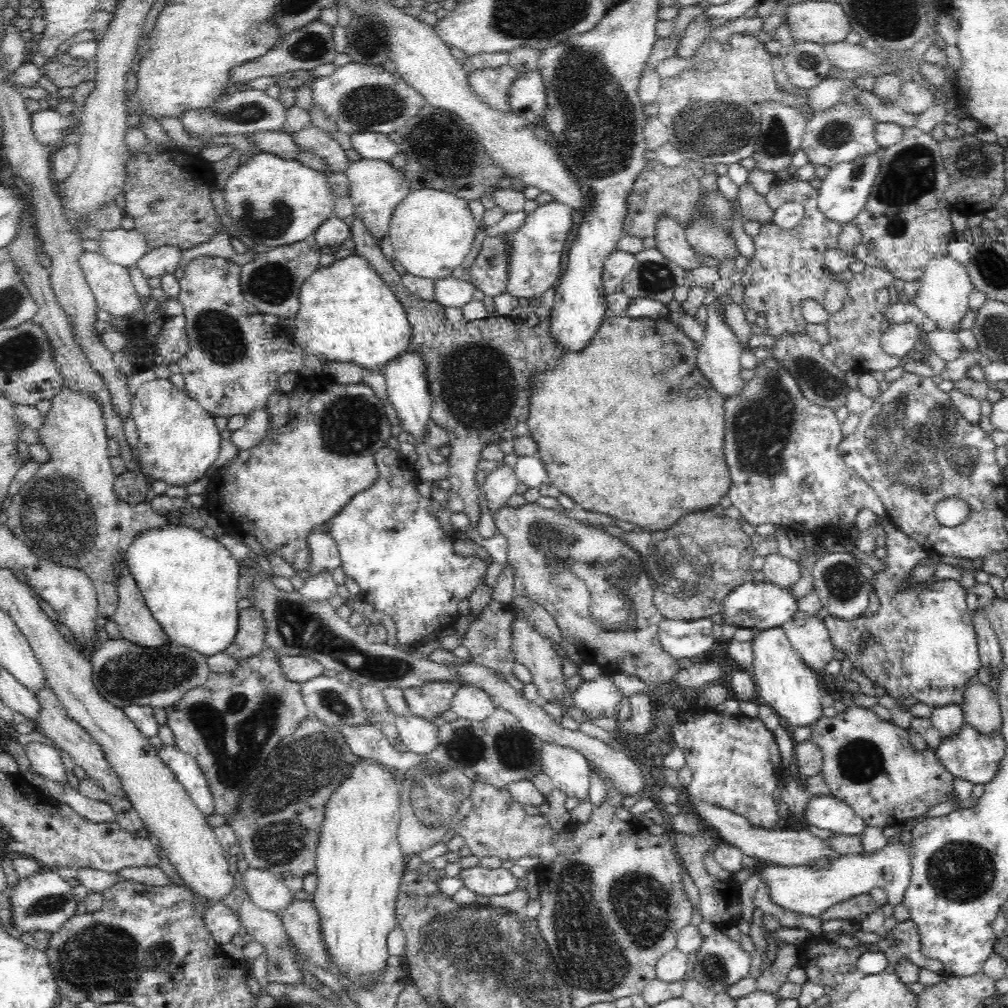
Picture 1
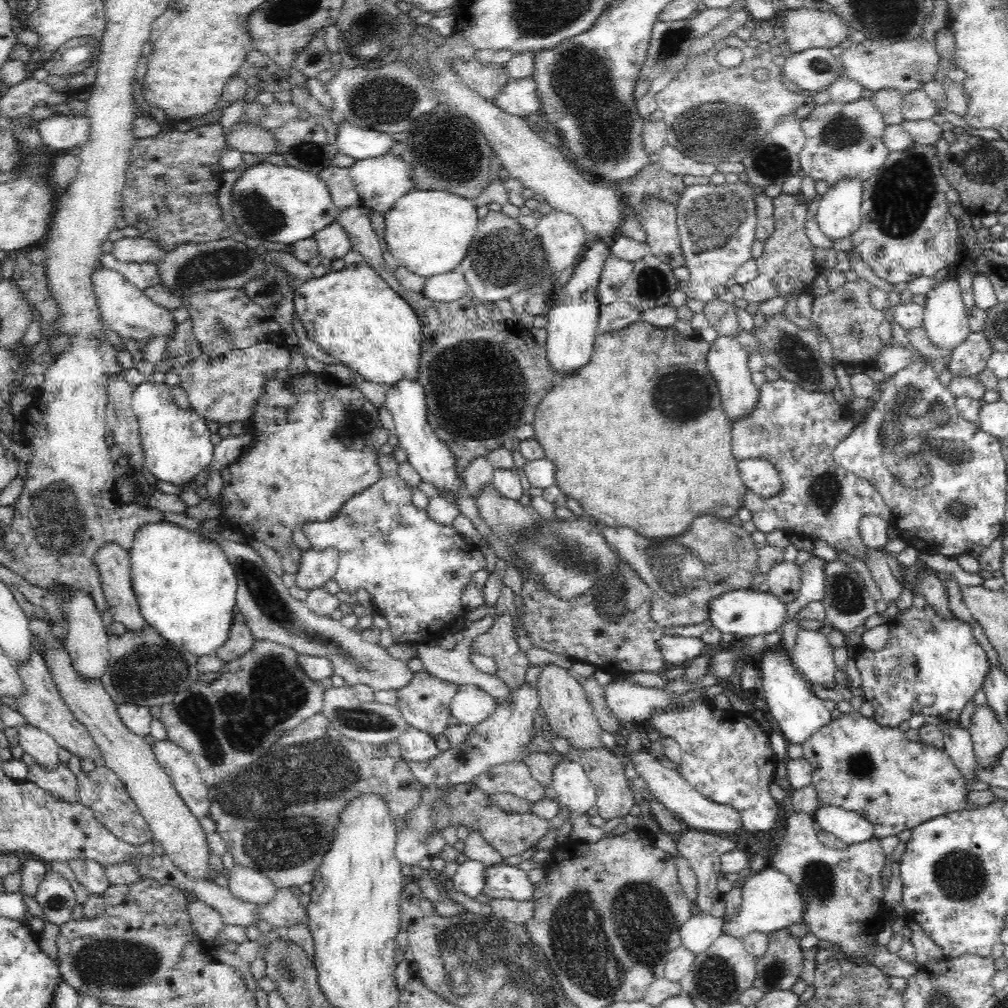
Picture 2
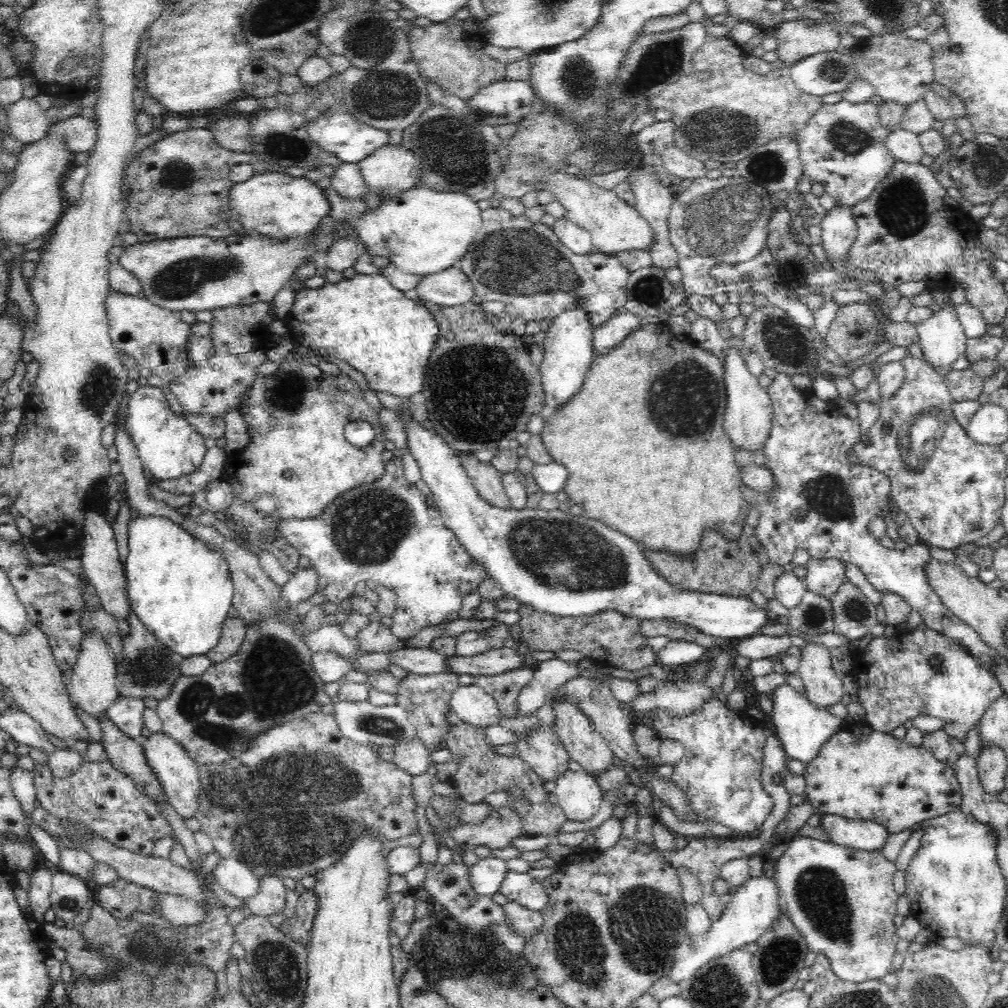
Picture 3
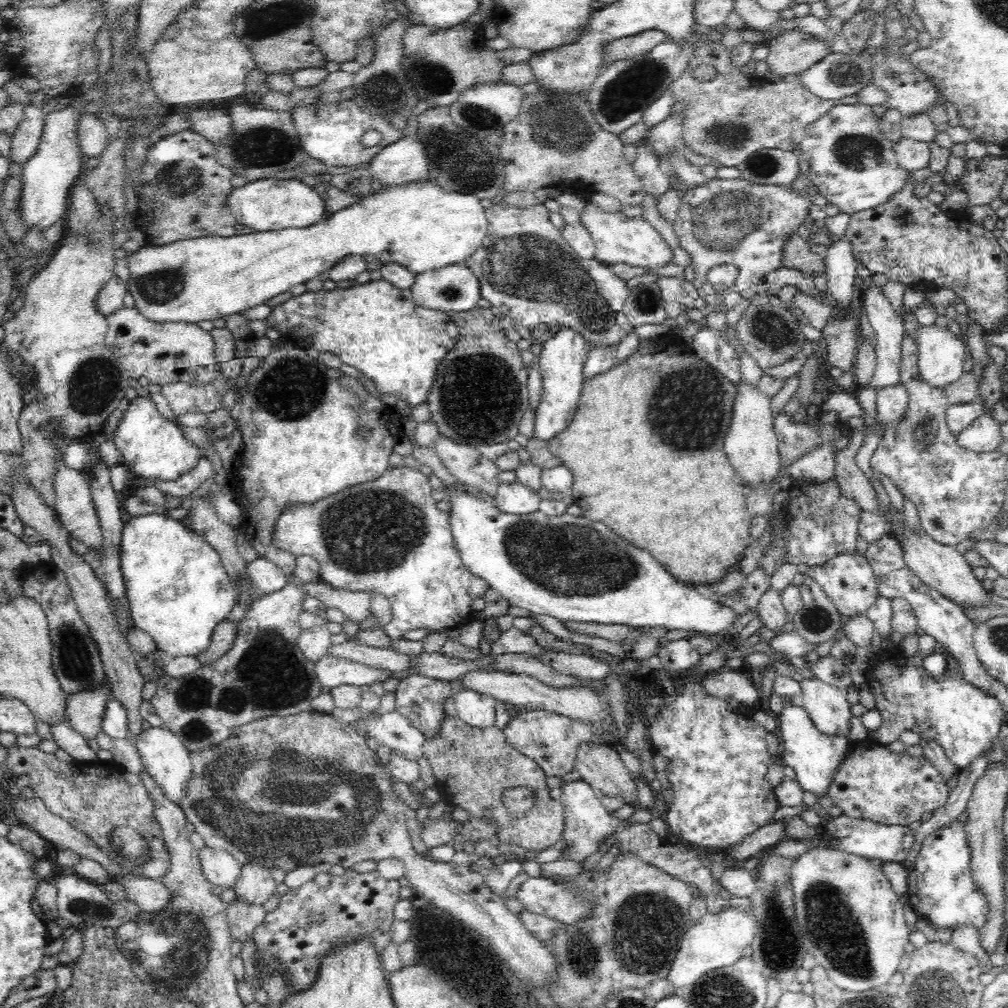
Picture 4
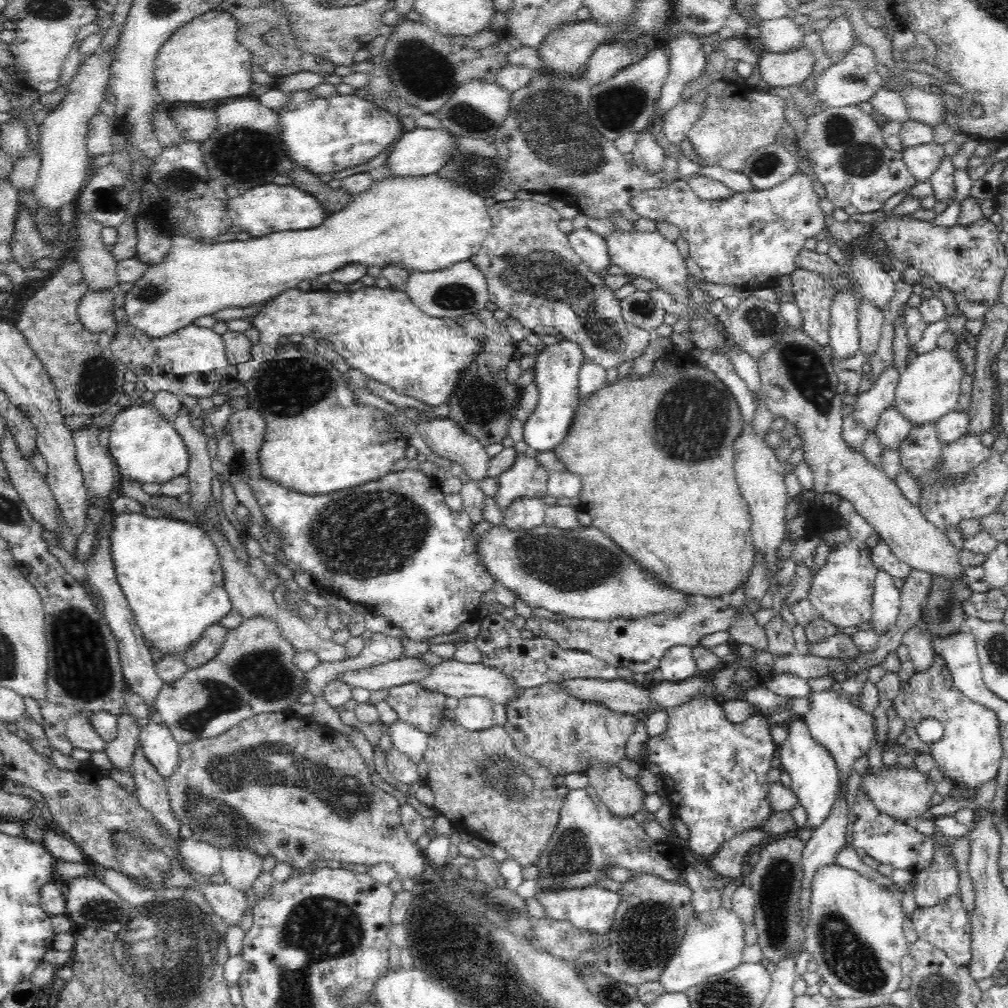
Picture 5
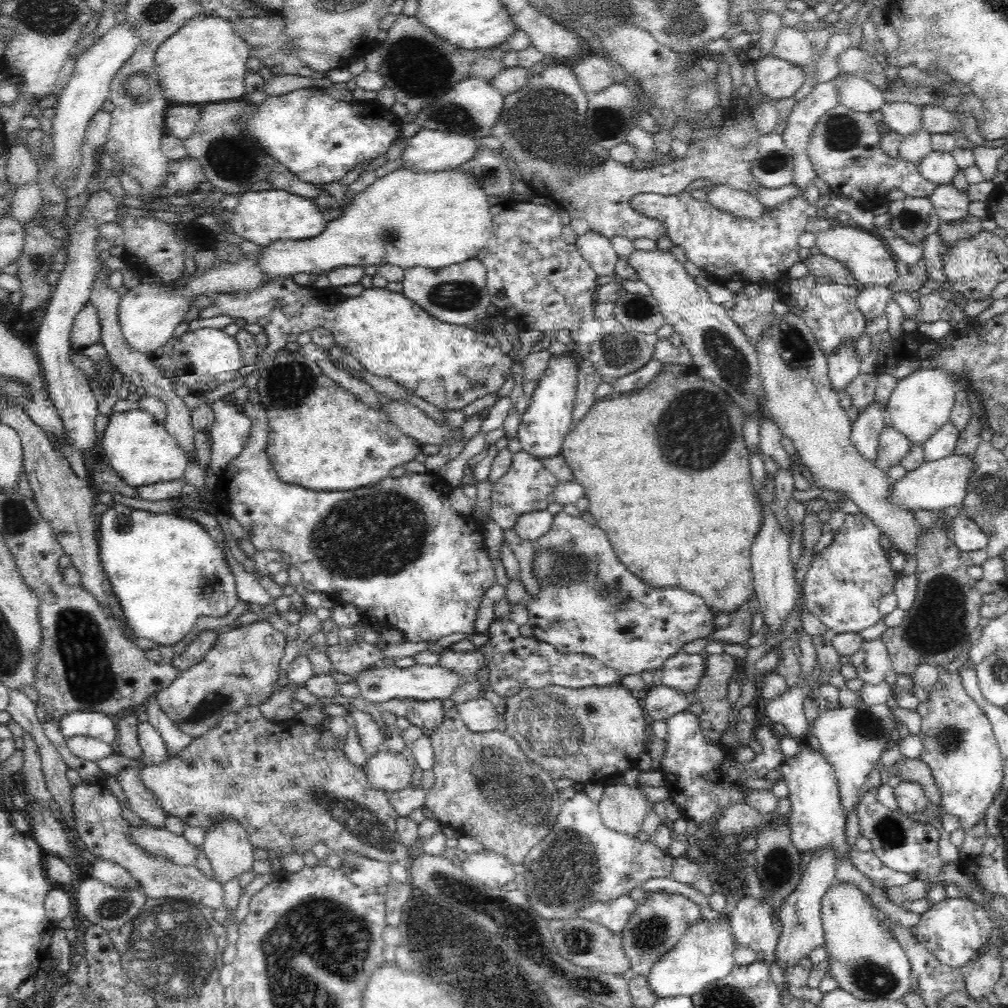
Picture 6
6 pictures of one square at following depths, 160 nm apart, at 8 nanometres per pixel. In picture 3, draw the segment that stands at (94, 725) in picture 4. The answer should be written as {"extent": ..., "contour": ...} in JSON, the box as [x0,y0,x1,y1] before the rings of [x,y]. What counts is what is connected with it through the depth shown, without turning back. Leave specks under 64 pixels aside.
{"extent":[67,630,120,718],"contour":[[[96,630],[84,631],[82,652],[78,656],[78,664],[73,675],[68,680],[67,691],[74,708],[86,712],[92,717],[102,718],[110,704],[120,697],[118,680],[116,680],[116,657],[112,655],[110,647]]]}

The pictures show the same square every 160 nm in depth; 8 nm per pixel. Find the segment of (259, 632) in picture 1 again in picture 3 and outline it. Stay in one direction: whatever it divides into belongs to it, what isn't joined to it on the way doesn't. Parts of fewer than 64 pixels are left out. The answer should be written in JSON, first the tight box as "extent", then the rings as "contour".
{"extent":[205,618,246,663],"contour":[[[228,618],[221,629],[221,638],[217,645],[205,655],[213,663],[220,663],[229,656],[234,656],[237,649],[244,643],[246,623],[240,618]]]}

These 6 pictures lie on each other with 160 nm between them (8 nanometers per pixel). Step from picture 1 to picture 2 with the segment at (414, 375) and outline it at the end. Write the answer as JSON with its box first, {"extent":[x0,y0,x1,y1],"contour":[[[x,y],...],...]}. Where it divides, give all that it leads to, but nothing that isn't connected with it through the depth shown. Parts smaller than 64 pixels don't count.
{"extent":[385,379,466,500],"contour":[[[404,379],[402,382],[396,383],[395,386],[386,387],[385,396],[385,406],[393,415],[399,446],[406,451],[409,463],[420,474],[422,481],[430,482],[436,488],[440,488],[440,492],[450,490],[452,494],[446,494],[446,496],[450,500],[456,500],[454,492],[456,494],[462,492],[466,477],[456,467],[457,461],[448,442],[442,441],[428,423],[428,405],[424,387],[421,386],[420,381],[418,379]]]}

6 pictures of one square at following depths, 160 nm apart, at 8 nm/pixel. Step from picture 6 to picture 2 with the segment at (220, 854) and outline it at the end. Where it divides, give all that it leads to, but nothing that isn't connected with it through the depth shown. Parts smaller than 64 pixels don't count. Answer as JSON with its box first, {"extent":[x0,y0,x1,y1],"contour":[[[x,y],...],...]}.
{"extent":[258,888,308,932],"contour":[[[278,888],[274,900],[268,904],[258,904],[258,912],[262,919],[281,932],[294,924],[308,926],[307,907],[289,888]]]}

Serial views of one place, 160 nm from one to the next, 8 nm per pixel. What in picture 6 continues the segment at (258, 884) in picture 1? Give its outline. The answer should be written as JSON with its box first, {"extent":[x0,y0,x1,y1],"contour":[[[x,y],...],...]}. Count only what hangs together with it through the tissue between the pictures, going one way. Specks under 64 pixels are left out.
{"extent":[128,826,198,866],"contour":[[[138,826],[128,830],[129,838],[142,849],[174,861],[180,866],[196,865],[198,848],[190,844],[183,835],[176,835],[168,829],[152,826]]]}

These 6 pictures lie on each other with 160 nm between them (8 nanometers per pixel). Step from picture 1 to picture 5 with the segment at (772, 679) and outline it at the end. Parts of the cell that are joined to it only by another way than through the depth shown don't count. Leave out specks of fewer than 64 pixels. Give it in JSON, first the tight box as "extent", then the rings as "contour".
{"extent":[778,717,840,837],"contour":[[[794,717],[789,724],[785,724],[788,738],[778,746],[782,770],[791,777],[791,789],[796,795],[797,802],[804,807],[806,820],[799,828],[799,835],[805,837],[824,824],[834,803],[836,802],[836,788],[840,784],[840,771],[837,770],[836,759],[828,754],[826,747],[820,746],[812,738],[802,717]]]}

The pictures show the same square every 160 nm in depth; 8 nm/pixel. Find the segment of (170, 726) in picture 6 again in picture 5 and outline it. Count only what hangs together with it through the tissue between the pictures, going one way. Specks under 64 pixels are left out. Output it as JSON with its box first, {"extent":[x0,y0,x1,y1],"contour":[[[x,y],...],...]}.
{"extent":[85,519,165,724],"contour":[[[102,519],[99,522],[97,539],[93,546],[94,552],[92,552],[92,556],[88,557],[88,562],[85,564],[86,574],[89,577],[90,583],[97,589],[99,599],[103,603],[102,612],[104,618],[119,642],[118,647],[120,648],[123,676],[126,678],[126,684],[130,685],[131,692],[138,694],[145,701],[149,709],[149,722],[161,724],[161,718],[159,718],[158,711],[156,711],[155,700],[165,682],[153,670],[156,660],[150,654],[150,649],[144,644],[144,636],[141,635],[141,632],[134,624],[133,612],[129,609],[129,604],[125,599],[124,592],[121,591],[120,584],[117,583],[117,575],[109,550],[110,531],[108,530],[108,520]]]}

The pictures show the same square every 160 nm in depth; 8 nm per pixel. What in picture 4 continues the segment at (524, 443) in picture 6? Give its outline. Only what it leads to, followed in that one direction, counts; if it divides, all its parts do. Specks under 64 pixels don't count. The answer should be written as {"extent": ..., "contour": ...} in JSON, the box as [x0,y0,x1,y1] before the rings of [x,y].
{"extent":[533,327,591,442],"contour":[[[564,327],[555,332],[543,344],[539,354],[540,374],[542,377],[542,394],[535,410],[533,437],[548,442],[559,435],[570,424],[578,406],[584,384],[584,364],[591,344],[580,332]]]}

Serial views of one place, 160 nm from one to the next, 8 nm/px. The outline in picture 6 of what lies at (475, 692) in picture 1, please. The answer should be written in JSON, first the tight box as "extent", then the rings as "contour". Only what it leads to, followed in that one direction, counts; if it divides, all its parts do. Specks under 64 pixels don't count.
{"extent":[457,698,498,732],"contour":[[[476,698],[470,702],[457,706],[459,718],[472,732],[488,732],[497,725],[498,712],[494,704],[486,698]]]}

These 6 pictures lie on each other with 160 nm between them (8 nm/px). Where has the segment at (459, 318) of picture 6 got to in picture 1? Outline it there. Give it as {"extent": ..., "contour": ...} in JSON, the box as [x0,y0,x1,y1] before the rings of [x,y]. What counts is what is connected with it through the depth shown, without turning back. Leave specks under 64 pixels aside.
{"extent":[433,277,477,308],"contour":[[[444,277],[434,282],[433,300],[444,308],[464,308],[474,298],[477,288],[470,281]]]}

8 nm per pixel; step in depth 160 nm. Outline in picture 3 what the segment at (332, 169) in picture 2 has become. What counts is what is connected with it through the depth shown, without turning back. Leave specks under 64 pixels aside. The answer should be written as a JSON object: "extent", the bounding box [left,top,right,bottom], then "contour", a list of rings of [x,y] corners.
{"extent":[329,163,370,198],"contour":[[[342,163],[335,168],[329,181],[331,181],[329,187],[340,196],[370,198],[358,163]]]}

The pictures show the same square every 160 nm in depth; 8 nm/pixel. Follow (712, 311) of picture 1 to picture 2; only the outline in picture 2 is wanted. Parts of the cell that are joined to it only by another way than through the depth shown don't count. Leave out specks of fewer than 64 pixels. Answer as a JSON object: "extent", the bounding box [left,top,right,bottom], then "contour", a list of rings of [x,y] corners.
{"extent":[707,335,759,422],"contour":[[[718,335],[710,345],[707,356],[708,370],[717,382],[724,414],[729,422],[739,422],[744,416],[751,414],[755,410],[756,403],[759,402],[759,388],[752,383],[750,377],[752,373],[748,367],[748,353],[735,336]]]}

